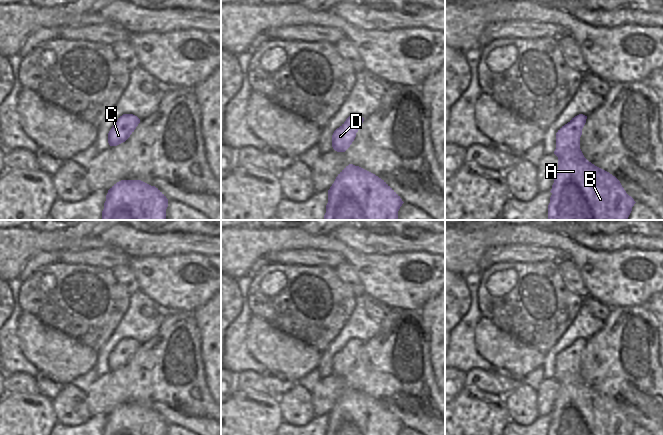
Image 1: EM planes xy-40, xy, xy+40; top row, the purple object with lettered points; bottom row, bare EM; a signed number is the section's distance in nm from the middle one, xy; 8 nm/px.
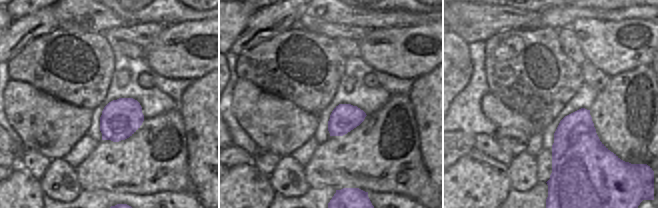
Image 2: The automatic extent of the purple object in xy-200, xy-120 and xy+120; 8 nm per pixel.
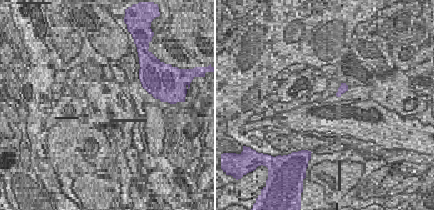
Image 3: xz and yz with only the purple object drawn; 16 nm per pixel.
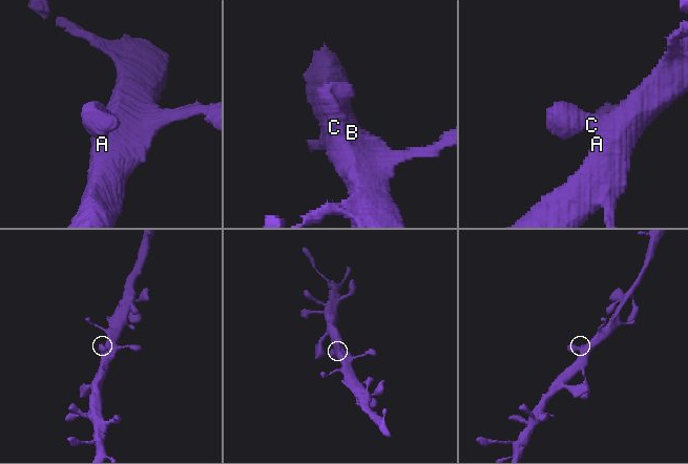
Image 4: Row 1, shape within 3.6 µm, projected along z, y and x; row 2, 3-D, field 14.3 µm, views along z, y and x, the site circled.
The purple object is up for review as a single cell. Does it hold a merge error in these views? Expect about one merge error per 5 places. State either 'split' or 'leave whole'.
leave whole

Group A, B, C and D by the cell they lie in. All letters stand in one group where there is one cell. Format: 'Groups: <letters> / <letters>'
Groups: A B C D

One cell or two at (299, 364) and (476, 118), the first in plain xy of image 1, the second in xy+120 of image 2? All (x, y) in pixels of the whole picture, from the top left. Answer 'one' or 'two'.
two

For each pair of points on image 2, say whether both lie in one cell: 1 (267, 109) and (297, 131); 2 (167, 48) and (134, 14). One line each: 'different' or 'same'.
1: same
2: different

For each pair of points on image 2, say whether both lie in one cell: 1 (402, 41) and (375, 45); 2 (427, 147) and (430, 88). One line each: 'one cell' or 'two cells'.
1: one cell
2: one cell

